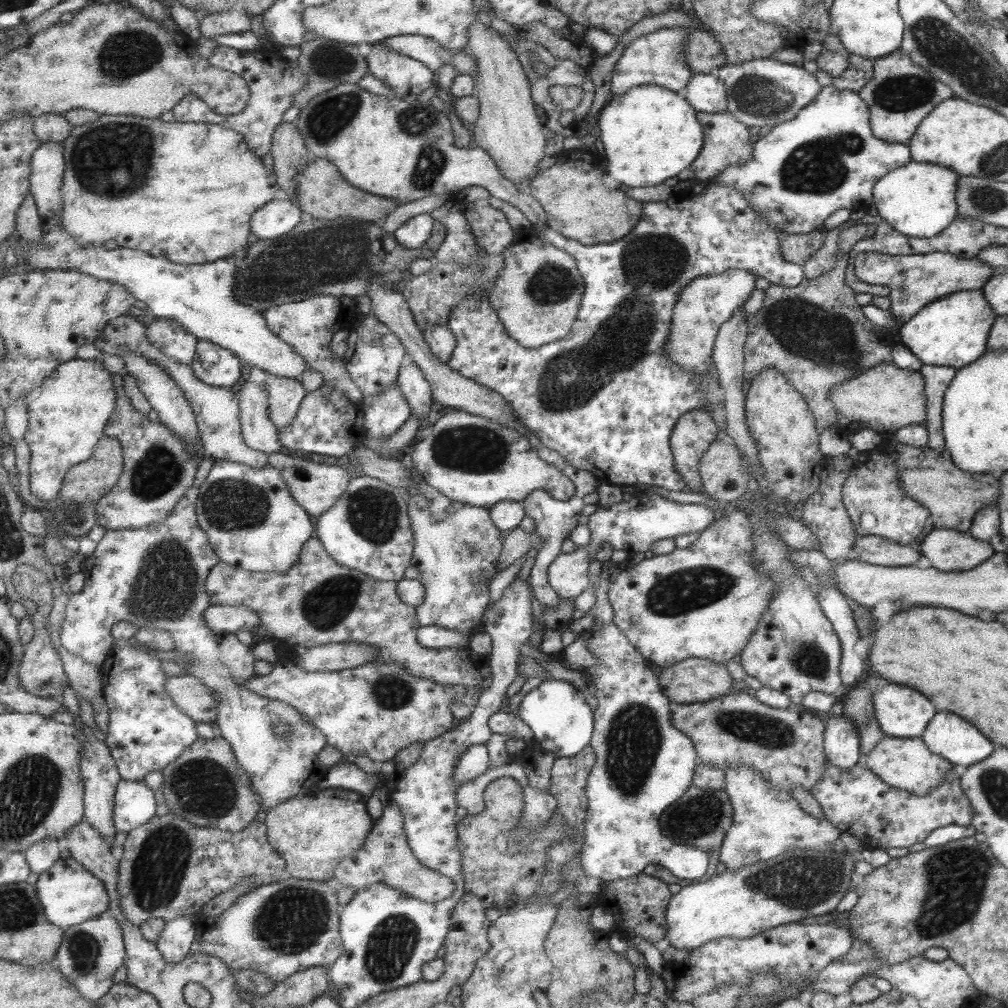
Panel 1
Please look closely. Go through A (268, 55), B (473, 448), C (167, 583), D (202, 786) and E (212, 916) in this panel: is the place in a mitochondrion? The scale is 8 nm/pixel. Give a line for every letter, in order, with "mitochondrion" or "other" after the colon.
A: other
B: mitochondrion
C: mitochondrion
D: mitochondrion
E: other

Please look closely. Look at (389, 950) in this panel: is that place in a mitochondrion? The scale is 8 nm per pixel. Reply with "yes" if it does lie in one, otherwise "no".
yes

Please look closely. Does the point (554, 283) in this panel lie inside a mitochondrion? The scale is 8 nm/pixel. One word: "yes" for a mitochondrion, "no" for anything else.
yes

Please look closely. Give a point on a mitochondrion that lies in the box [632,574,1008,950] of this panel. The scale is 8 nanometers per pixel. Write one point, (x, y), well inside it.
(947, 904)

